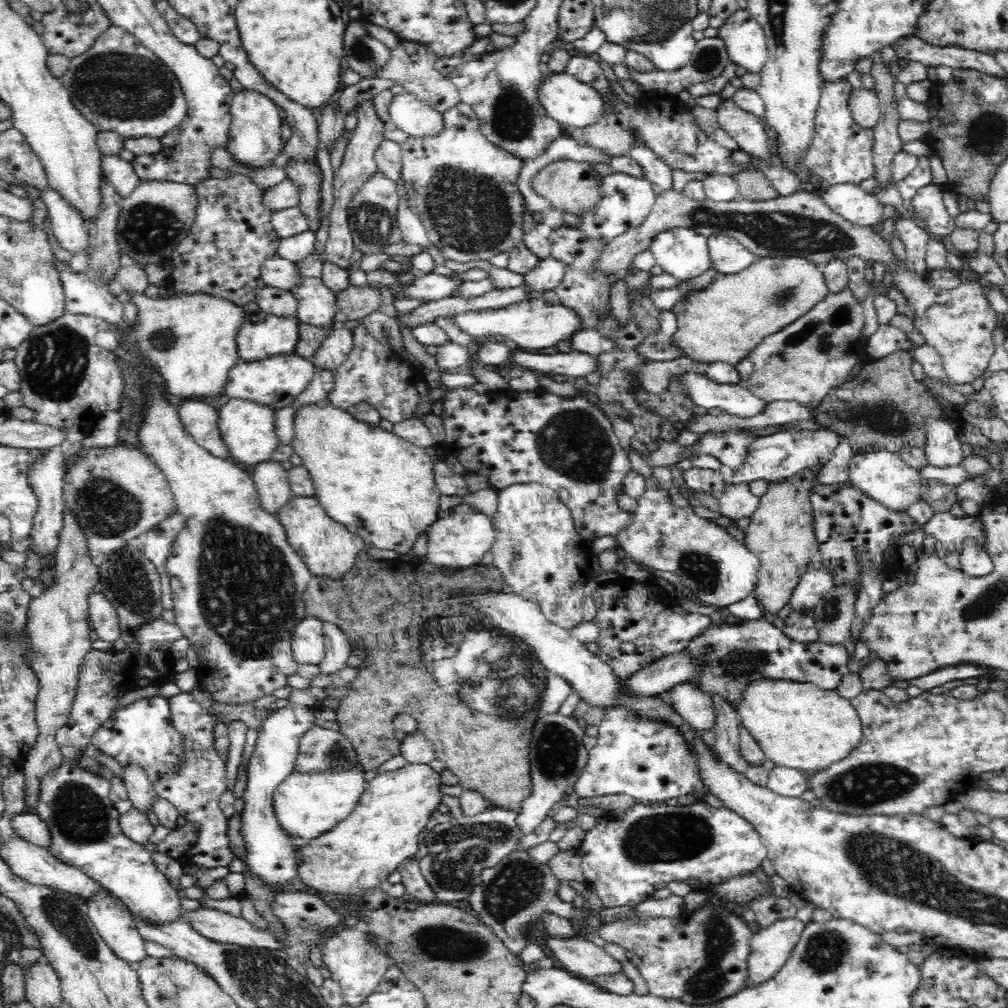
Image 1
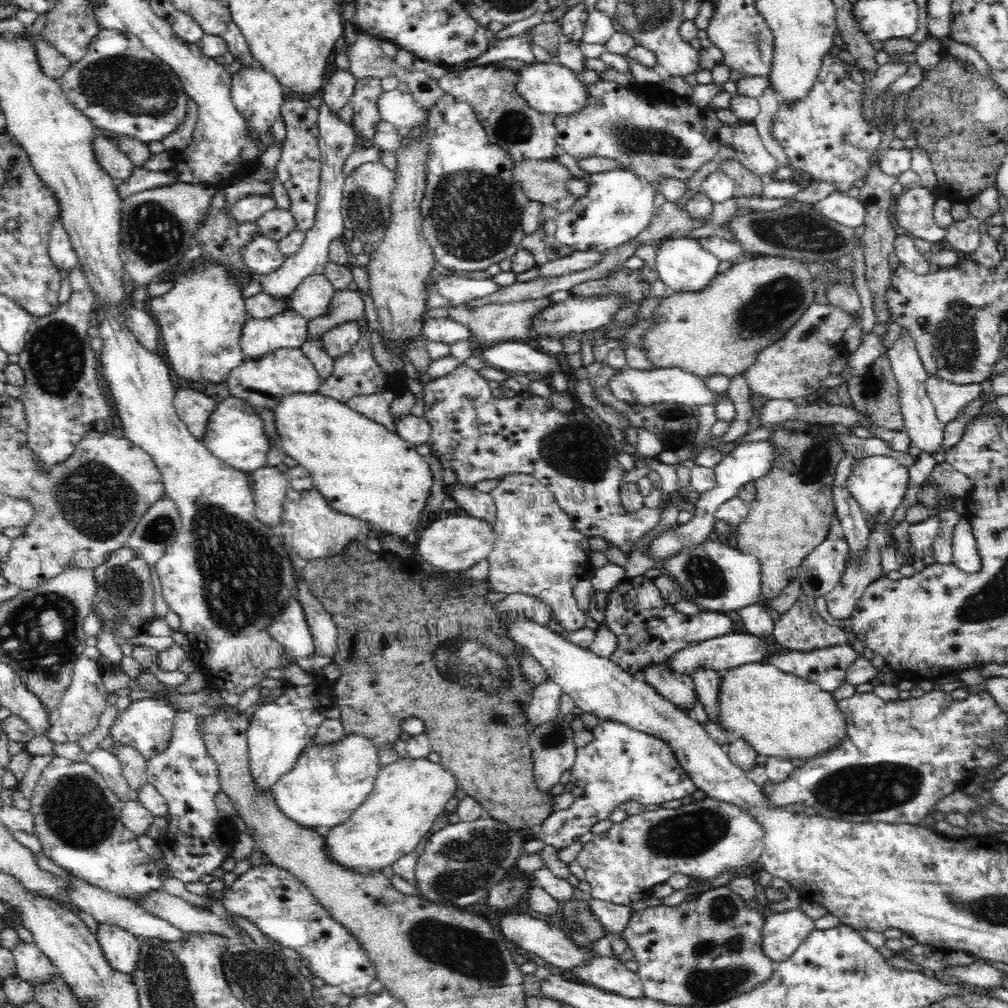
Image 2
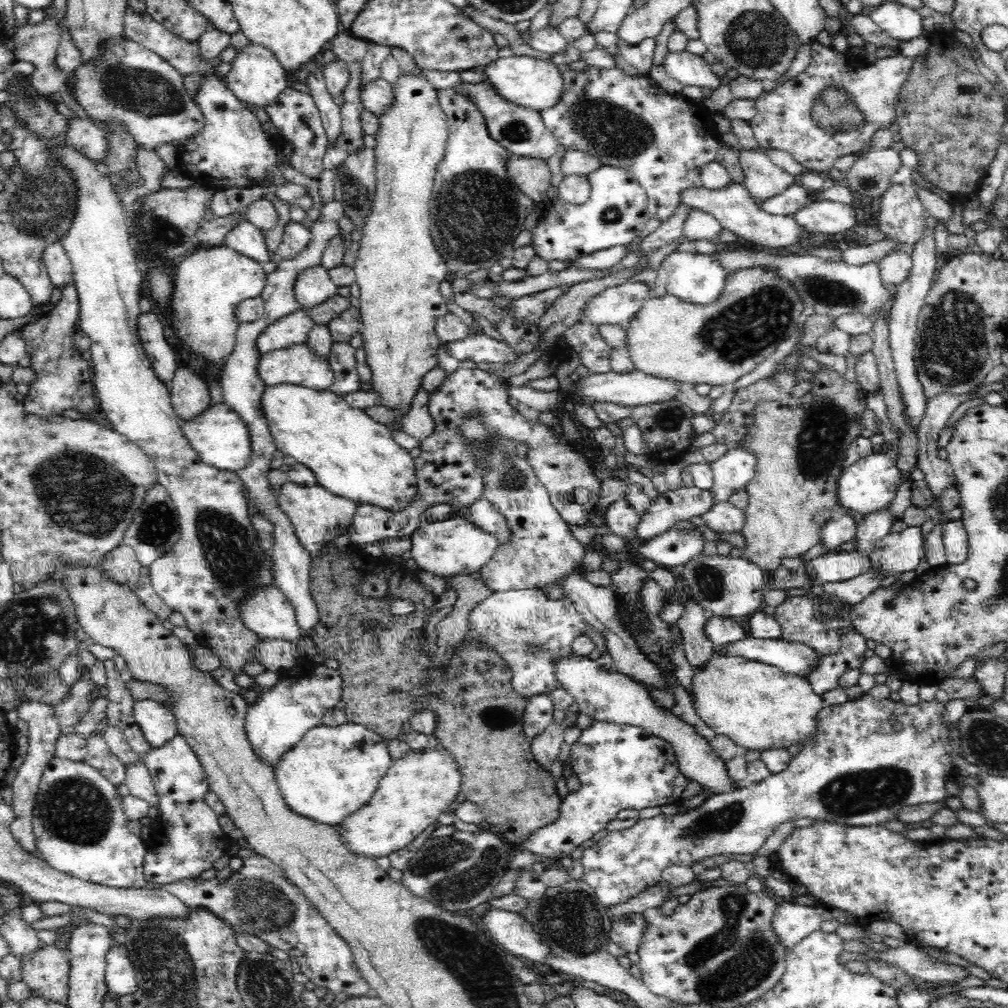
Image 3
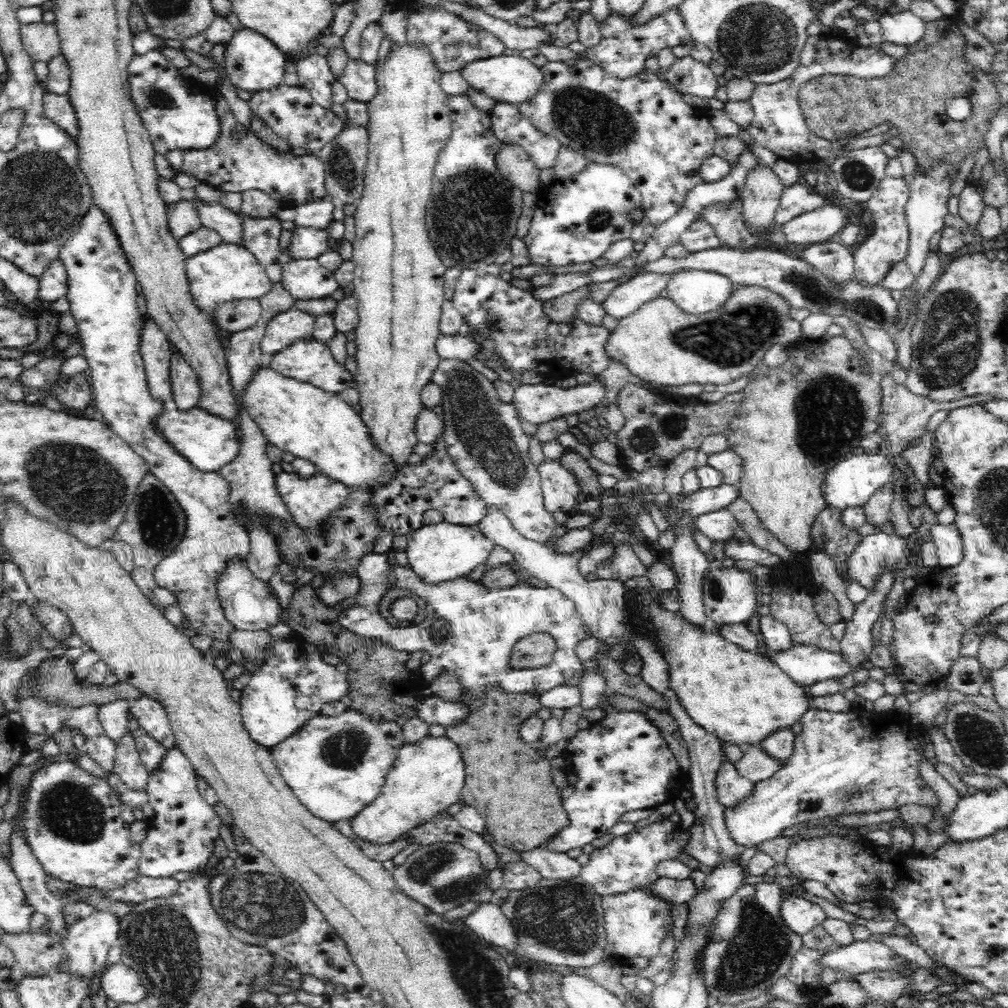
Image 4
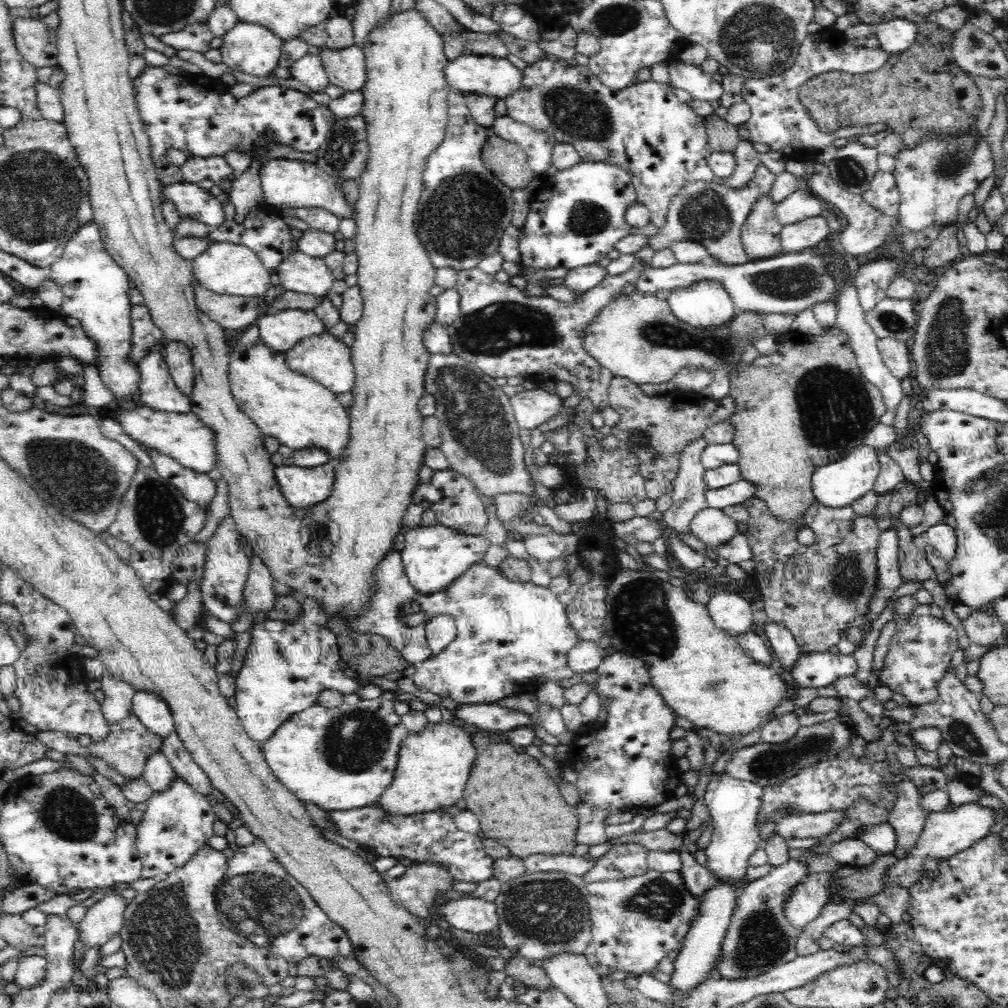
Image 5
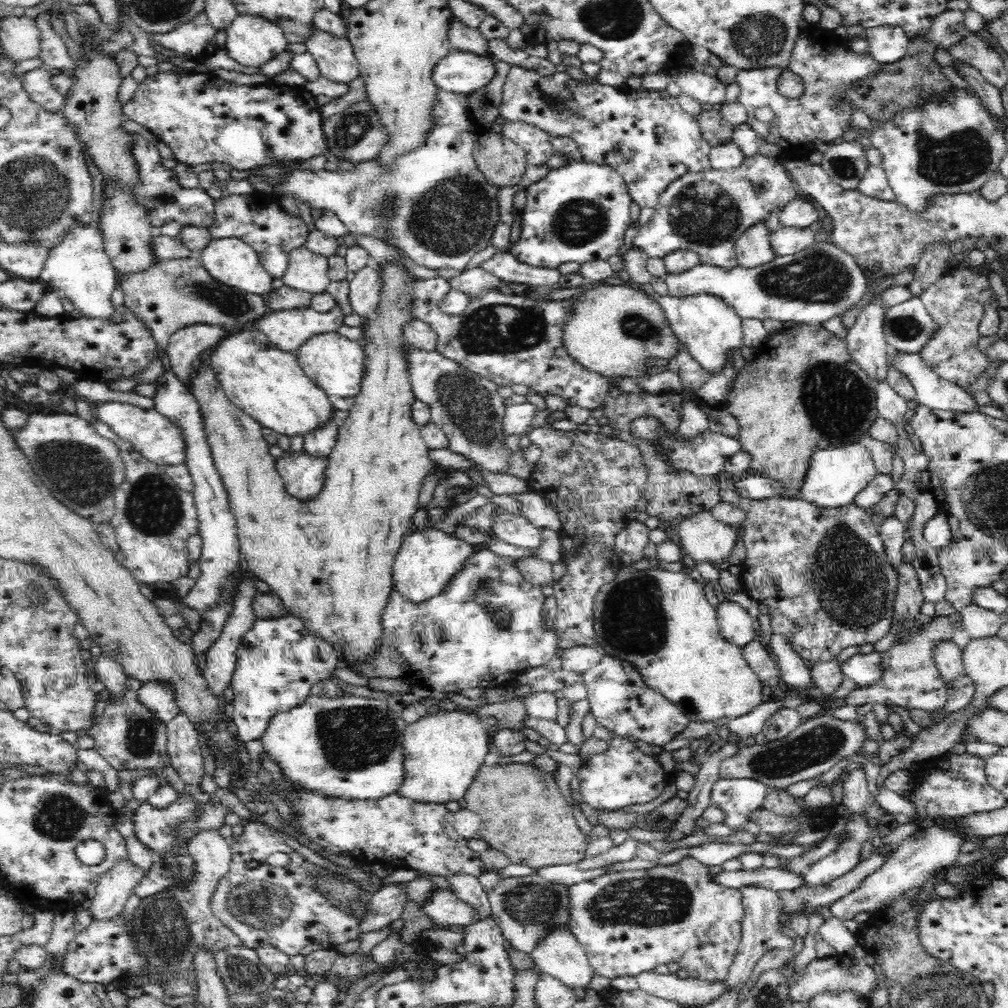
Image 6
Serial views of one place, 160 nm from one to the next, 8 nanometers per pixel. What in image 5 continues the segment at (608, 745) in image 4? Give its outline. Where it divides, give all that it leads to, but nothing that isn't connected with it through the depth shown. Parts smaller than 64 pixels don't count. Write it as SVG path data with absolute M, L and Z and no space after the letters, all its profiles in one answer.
M616 651L606 655L594 671L599 676L594 685L602 695L606 718L599 728L576 734L565 760L577 772L574 784L581 802L575 806L579 826L574 841L589 847L608 842L605 821L612 812L626 806L647 810L672 798L681 774L671 753L670 731L676 714L654 687L646 663L630 653Z

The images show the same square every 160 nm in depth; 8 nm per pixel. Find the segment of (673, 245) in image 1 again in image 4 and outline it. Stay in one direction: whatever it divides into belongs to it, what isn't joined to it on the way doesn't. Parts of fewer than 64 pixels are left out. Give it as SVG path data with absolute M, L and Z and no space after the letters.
M682 269L672 273L667 284L669 297L691 315L718 310L730 298L733 282L717 272Z

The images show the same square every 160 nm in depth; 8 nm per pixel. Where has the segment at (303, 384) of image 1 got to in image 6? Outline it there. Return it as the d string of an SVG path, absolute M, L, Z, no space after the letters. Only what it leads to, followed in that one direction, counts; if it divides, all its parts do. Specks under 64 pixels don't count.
M338 332L312 336L302 344L295 356L298 365L319 388L326 391L328 396L348 398L356 396L362 390L362 378L366 368L366 353L359 341L348 340Z

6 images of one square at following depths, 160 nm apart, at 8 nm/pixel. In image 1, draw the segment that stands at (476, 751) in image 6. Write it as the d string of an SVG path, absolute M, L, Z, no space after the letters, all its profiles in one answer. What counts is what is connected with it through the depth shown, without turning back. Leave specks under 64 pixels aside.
M408 764L404 767L385 771L366 782L365 791L356 803L354 810L346 820L336 824L329 832L309 840L300 850L300 864L297 876L308 886L320 893L340 895L340 897L356 897L360 899L369 889L386 887L392 872L396 872L400 864L411 858L418 850L420 832L428 824L432 811L441 803L440 773L436 773L428 764Z

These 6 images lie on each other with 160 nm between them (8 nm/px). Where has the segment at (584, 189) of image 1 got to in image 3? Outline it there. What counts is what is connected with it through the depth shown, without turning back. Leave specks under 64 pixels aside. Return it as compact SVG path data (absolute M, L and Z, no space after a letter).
M511 155L506 168L518 188L535 203L547 199L546 192L552 186L552 172L546 160Z

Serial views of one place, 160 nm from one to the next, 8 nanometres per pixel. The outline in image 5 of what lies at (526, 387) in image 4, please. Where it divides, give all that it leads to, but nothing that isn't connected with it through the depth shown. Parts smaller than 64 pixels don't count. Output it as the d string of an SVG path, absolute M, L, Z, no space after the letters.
M540 387L536 390L517 392L510 401L516 421L522 429L538 428L540 424L565 411L562 405L564 398L560 398L557 393L551 394L542 390Z

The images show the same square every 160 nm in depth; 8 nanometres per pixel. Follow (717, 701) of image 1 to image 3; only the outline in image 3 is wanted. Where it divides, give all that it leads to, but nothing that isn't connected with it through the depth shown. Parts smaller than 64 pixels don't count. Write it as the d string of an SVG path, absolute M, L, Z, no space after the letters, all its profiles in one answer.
M691 595L683 605L685 610L677 622L682 633L683 649L688 664L693 668L702 668L716 650L713 642L703 634L704 624L710 615Z

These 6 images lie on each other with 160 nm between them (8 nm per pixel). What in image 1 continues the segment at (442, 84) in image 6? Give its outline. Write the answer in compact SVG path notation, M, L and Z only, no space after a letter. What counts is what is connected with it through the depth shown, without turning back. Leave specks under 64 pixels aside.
M565 72L547 75L542 80L542 88L538 90L538 93L540 93L538 99L546 109L548 116L558 121L563 127L584 128L584 126L596 124L600 120L600 116L604 114L604 108L606 108L604 97L595 88L580 82Z

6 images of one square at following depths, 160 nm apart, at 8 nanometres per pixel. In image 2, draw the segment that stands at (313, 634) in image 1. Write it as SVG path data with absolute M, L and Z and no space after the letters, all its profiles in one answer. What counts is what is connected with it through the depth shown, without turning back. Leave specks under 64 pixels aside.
M295 598L288 600L280 615L272 618L268 631L286 648L289 656L299 659L315 654L314 637L307 624L304 607Z

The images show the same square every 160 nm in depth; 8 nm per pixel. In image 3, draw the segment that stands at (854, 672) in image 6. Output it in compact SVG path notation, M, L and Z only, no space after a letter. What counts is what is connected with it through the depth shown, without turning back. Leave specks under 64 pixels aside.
M744 637L719 646L719 652L748 660L758 660L778 667L786 674L807 678L824 655L804 644L780 639Z

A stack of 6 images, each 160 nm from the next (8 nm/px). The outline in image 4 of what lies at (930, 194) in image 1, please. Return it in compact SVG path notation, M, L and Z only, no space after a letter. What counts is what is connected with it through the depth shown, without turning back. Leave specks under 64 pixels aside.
M886 176L880 186L874 190L872 198L866 200L867 208L871 211L871 221L874 222L872 234L859 243L859 247L853 252L855 264L855 276L864 285L878 285L890 267L899 260L905 260L910 240L910 229L906 223L904 208L910 198L910 187L904 178L892 178Z

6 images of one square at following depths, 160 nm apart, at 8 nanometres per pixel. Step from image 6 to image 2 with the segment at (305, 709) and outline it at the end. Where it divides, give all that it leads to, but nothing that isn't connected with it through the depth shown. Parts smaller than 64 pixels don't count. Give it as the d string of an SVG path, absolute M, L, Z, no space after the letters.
M344 734L338 742L318 746L310 742L290 768L290 772L282 775L280 780L271 788L275 803L280 811L296 824L318 831L320 835L328 834L329 830L348 821L352 813L363 803L363 800L373 789L378 771L382 768L378 762L378 749L374 743L365 736L357 734Z

